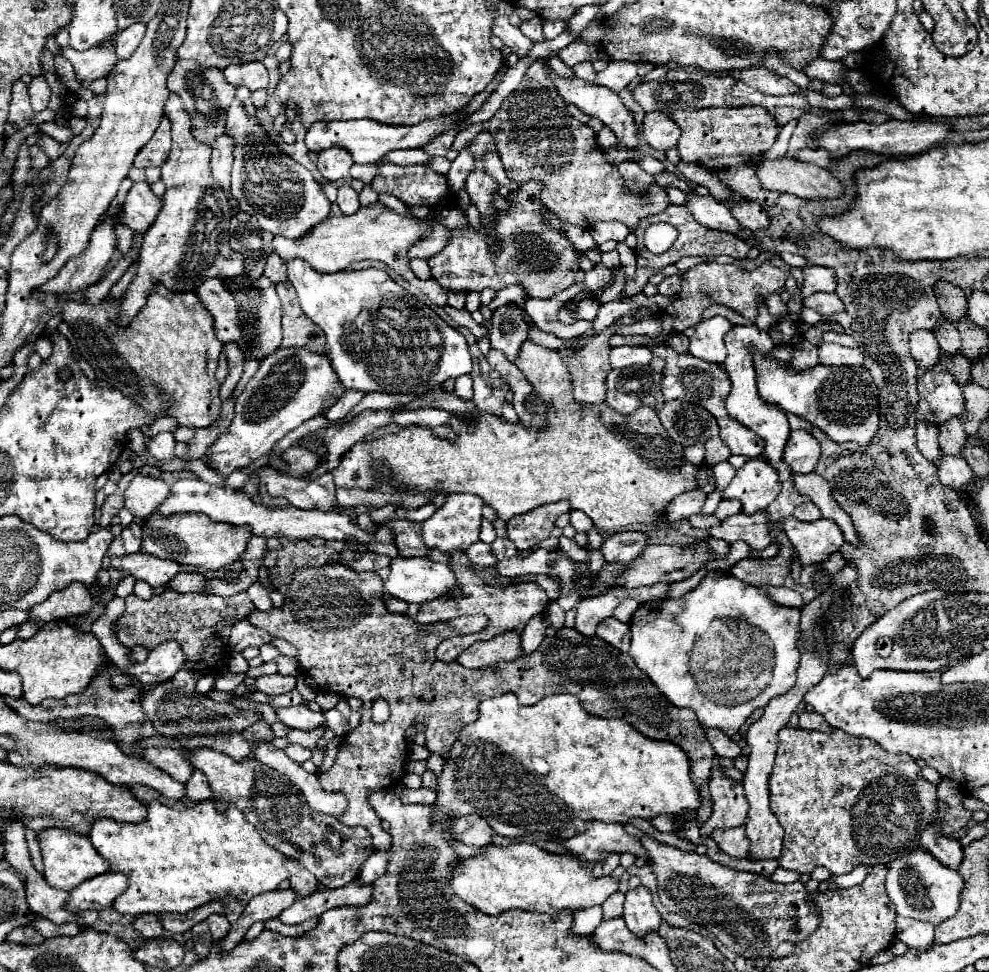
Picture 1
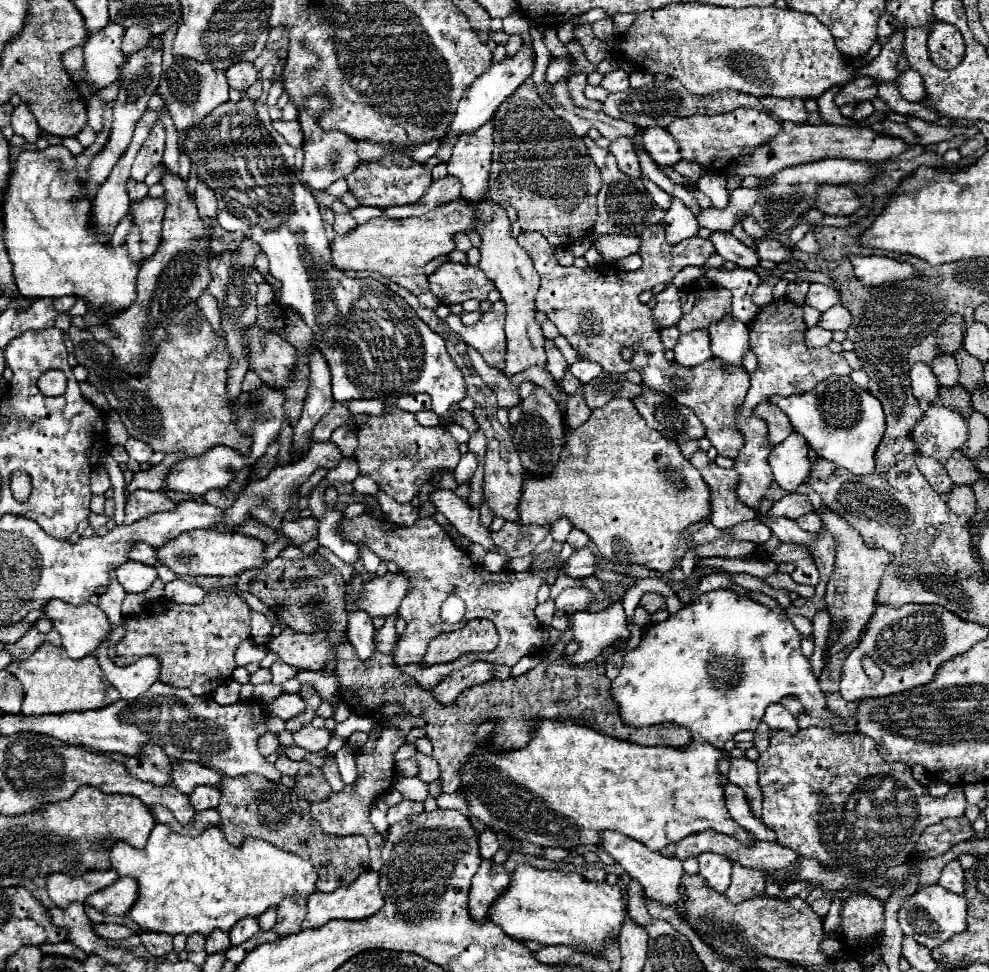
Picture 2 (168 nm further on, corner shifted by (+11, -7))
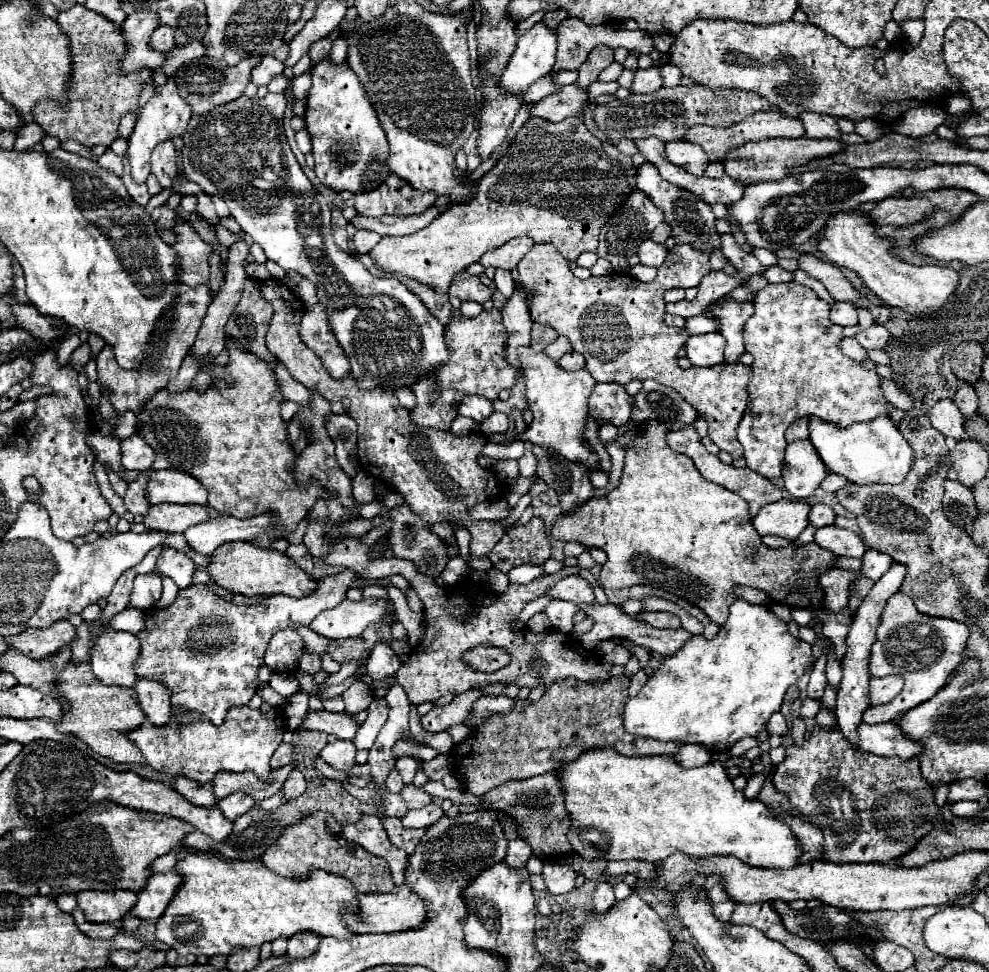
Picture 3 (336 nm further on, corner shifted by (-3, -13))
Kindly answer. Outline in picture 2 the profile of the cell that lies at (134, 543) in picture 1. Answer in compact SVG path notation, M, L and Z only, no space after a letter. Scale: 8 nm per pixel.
M134 544L132 550L130 550L130 560L136 560L136 562L142 562L146 566L158 566L158 558L156 558L156 548L148 546L148 544Z

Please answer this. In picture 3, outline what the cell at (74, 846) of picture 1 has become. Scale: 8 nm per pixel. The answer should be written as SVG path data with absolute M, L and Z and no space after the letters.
M114 890L114 892L78 892L78 906L82 908L88 922L110 922L120 926L120 918L136 904L136 892Z

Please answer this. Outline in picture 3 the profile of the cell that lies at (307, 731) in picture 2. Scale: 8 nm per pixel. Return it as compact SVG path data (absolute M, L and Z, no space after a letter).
M334 740L326 744L320 752L320 758L338 770L348 770L356 762L354 756L356 756L356 748L350 740Z

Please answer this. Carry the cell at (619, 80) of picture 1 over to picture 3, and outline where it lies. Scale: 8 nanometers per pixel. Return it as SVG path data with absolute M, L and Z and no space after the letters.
M648 68L648 70L636 70L634 80L632 80L632 94L646 94L646 92L654 92L662 86L662 78L660 78L660 70Z

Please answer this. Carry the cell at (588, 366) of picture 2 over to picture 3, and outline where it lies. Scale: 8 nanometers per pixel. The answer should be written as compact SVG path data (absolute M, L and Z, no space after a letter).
M520 348L522 372L526 376L526 402L534 414L530 428L524 432L524 440L530 440L538 446L548 446L558 454L564 454L572 462L582 462L588 468L598 468L598 454L590 452L584 446L582 428L588 414L588 396L596 386L596 380L590 372L566 372L546 352L534 352L532 348Z

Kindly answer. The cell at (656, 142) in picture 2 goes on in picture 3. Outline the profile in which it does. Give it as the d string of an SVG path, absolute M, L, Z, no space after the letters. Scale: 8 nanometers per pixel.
M686 140L666 142L666 156L672 164L686 168L694 176L702 176L704 168L708 166L708 156L698 148L698 144L690 144Z

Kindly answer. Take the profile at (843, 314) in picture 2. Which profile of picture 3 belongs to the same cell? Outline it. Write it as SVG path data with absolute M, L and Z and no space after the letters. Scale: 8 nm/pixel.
M872 324L870 328L864 328L864 330L856 336L856 340L858 340L866 350L870 350L870 348L882 350L884 344L886 344L886 340L888 340L888 336L890 336L890 332L888 332L884 326Z

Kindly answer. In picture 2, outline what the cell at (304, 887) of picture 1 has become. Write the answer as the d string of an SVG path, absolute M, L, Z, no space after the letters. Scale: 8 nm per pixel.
M298 898L294 900L284 900L278 908L278 918L276 918L276 934L278 936L290 936L290 934L298 934L302 930L302 922L304 922L304 914L306 914L306 900Z

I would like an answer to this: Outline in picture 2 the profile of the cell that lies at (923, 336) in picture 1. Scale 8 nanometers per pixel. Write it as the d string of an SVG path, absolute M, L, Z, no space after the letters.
M922 362L914 364L910 378L912 378L912 394L916 396L916 400L922 406L934 404L938 400L938 380L932 374L930 366L926 366Z

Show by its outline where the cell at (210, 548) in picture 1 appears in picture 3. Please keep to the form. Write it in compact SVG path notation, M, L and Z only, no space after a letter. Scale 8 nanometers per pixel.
M226 542L226 544L218 546L218 550L212 552L206 572L222 588L228 588L230 592L238 592L238 594L246 594L246 596L288 594L288 596L298 598L316 588L314 578L308 576L304 570L300 570L292 558L288 558L286 554L282 554L278 550L260 548L254 542L230 542L230 544Z

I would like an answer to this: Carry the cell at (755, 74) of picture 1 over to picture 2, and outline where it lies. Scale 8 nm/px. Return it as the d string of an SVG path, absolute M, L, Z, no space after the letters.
M760 98L760 102L764 104L766 110L770 110L772 114L776 114L782 122L794 122L794 124L804 124L808 120L808 110L804 108L804 102L800 102L798 98L790 98L790 100L782 100L782 98Z

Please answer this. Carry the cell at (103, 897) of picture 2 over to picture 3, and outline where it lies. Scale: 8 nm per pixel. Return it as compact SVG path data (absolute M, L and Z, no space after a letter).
M172 870L166 874L152 874L146 886L138 892L138 902L130 914L140 920L156 922L158 916L162 916L170 896L174 896L174 888L178 888L178 874Z

